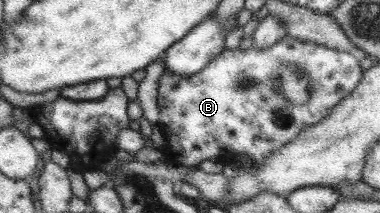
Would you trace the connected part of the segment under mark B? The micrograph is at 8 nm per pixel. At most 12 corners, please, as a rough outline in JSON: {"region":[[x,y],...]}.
{"region":[[289,35],[165,70],[179,165],[264,162],[364,70]]}

